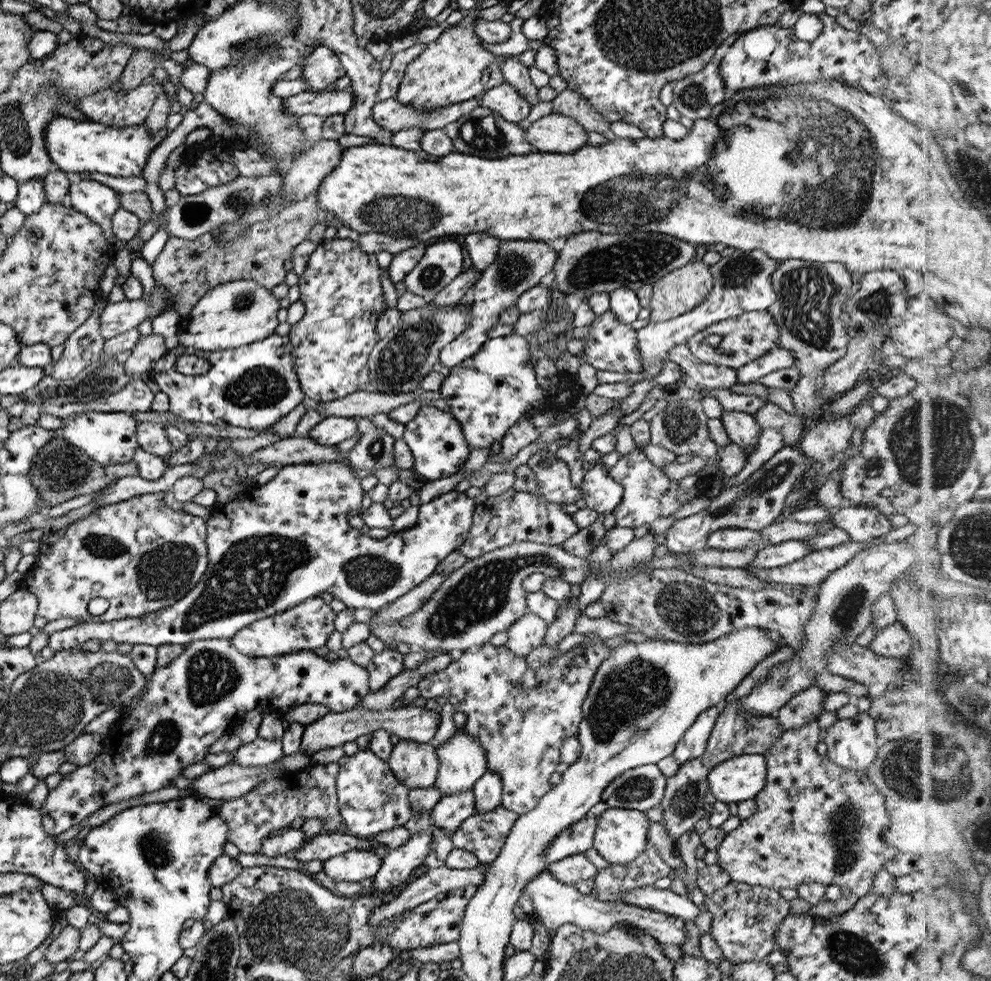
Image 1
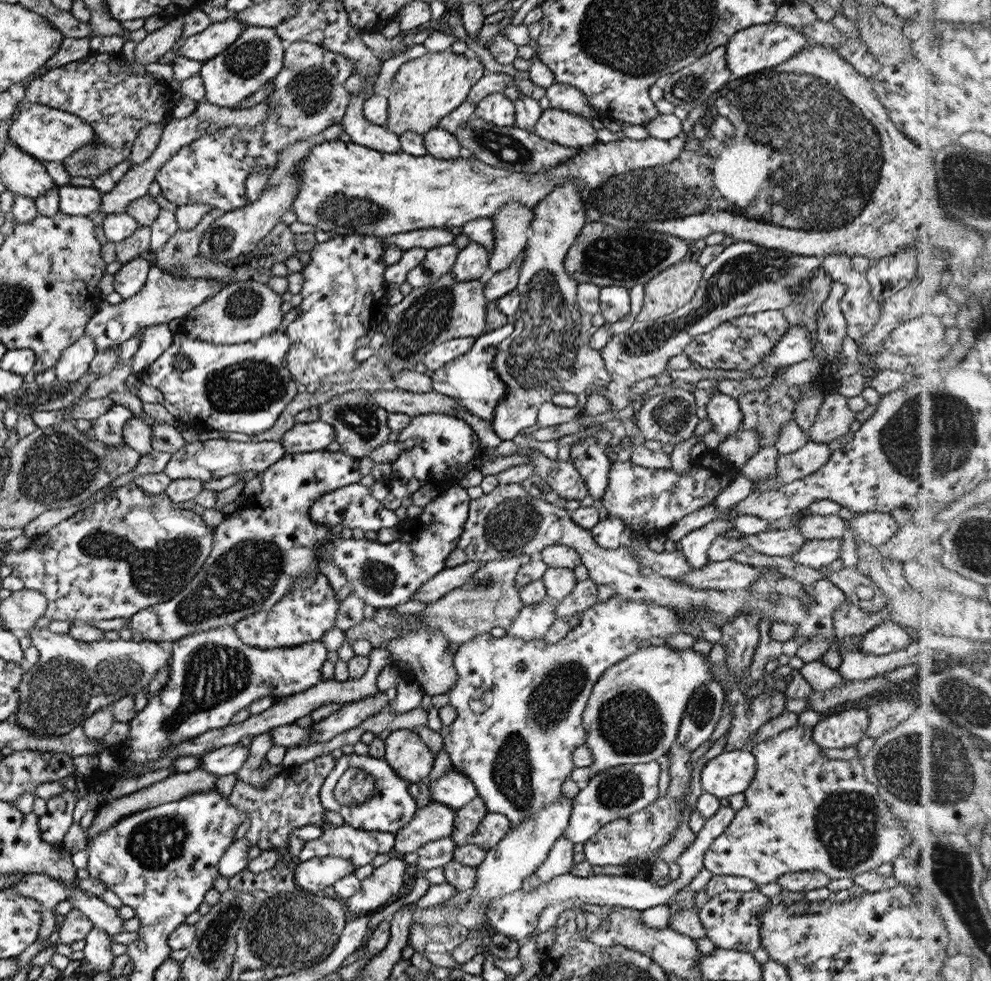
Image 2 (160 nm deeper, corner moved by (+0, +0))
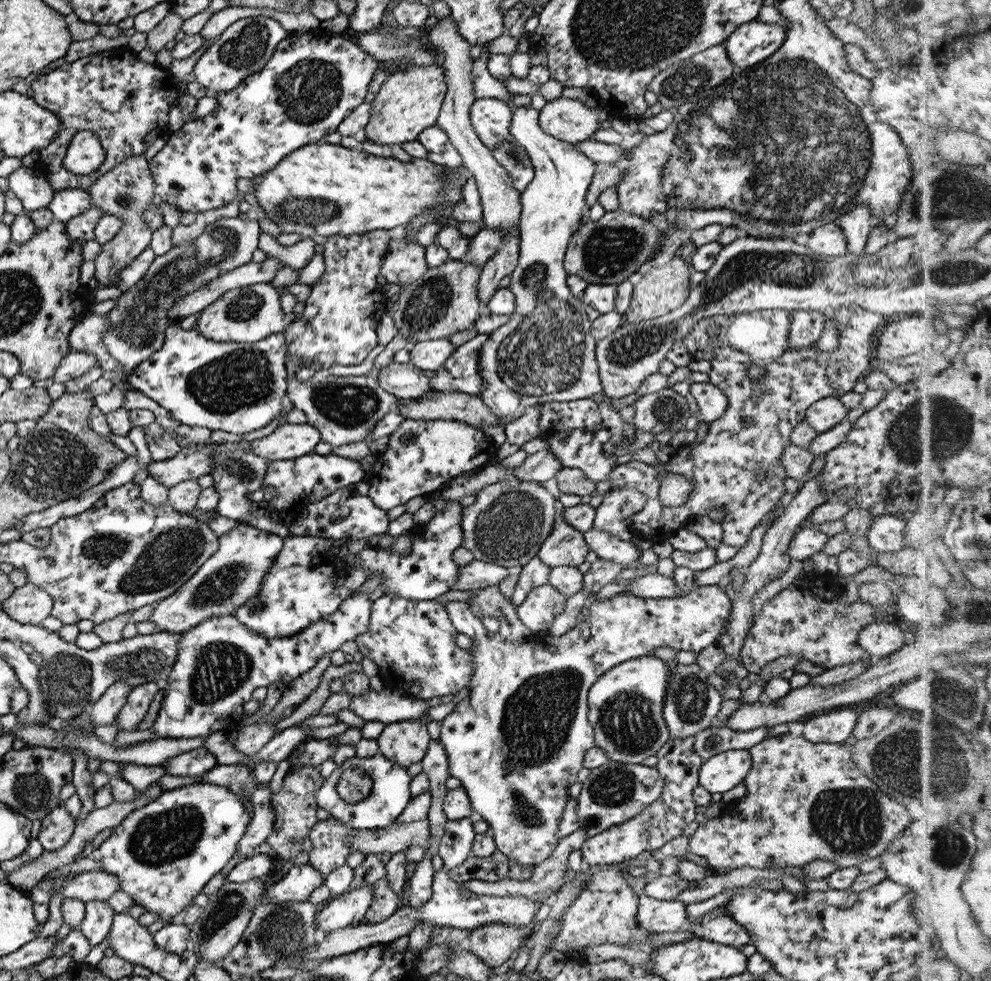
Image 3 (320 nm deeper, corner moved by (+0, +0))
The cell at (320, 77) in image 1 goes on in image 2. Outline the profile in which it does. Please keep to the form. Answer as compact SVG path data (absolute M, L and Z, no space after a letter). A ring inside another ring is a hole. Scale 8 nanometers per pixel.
M291 42L286 44L285 48L283 66L271 80L272 93L264 100L272 109L266 114L261 126L249 130L237 126L219 128L211 134L201 136L199 140L193 140L187 148L179 148L157 169L154 176L165 200L176 206L201 202L225 213L241 208L247 200L244 186L249 174L253 174L258 168L275 166L277 154L284 151L287 146L310 137L319 137L329 124L340 122L350 101L350 92L343 87L345 80L353 73L349 60L337 52L325 50L309 42Z

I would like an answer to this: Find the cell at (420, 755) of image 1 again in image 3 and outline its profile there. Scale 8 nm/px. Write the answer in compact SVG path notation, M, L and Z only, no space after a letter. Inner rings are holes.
M397 721L384 725L375 739L378 754L393 764L407 768L410 764L419 763L429 744L426 723L420 721Z

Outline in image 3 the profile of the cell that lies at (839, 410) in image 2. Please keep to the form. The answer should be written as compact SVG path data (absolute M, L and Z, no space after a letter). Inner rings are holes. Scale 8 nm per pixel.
M825 397L815 401L804 410L804 420L813 428L816 434L835 428L838 422L846 416L845 408L838 397Z

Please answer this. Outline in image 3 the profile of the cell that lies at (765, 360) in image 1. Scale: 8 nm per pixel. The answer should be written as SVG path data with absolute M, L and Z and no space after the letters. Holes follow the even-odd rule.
M792 311L788 348L800 349L815 342L824 326L823 312Z

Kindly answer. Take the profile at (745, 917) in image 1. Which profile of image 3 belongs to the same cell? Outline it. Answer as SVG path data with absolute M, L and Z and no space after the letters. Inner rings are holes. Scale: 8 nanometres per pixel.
M717 906L695 918L689 931L701 940L708 940L725 946L741 948L750 944L749 935L737 924L723 906Z

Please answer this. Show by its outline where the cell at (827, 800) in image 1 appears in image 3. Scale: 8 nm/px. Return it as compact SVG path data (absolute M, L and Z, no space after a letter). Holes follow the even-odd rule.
M783 733L775 735L770 738L764 738L757 744L747 749L751 759L751 769L747 772L747 775L742 780L742 784L745 787L746 793L741 797L737 804L735 802L735 808L740 814L735 812L729 812L729 815L720 815L716 819L703 820L700 822L694 834L689 835L687 840L687 851L691 854L701 856L707 861L707 867L711 868L726 868L729 871L735 870L741 866L752 866L753 868L763 868L771 866L772 864L780 864L782 866L800 866L811 862L815 859L827 859L834 862L836 868L849 868L849 866L855 867L859 864L859 861L866 858L878 857L881 853L885 852L889 843L900 835L900 832L910 823L914 812L911 805L905 802L899 802L896 799L889 798L886 794L883 794L876 786L865 777L860 769L852 762L850 749L845 743L815 743L805 740L801 735L791 736L790 733Z

